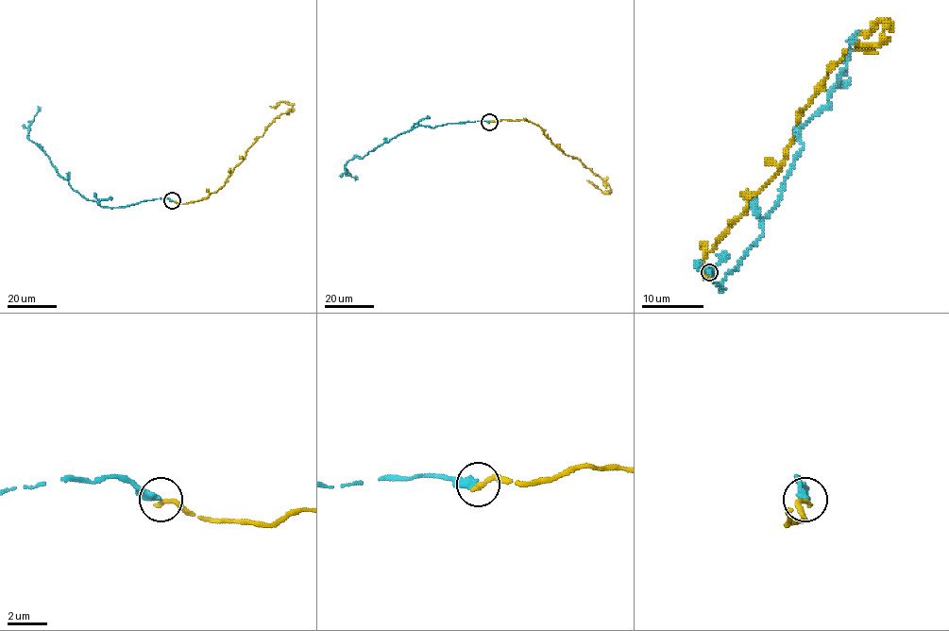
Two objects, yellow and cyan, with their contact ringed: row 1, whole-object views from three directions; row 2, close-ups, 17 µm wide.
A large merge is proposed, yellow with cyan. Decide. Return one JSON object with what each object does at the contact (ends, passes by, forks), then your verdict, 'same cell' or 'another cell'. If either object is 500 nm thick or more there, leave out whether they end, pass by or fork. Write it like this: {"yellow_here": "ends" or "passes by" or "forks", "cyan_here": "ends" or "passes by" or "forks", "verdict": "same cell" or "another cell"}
{"yellow_here": "ends", "cyan_here": "ends", "verdict": "another cell"}

